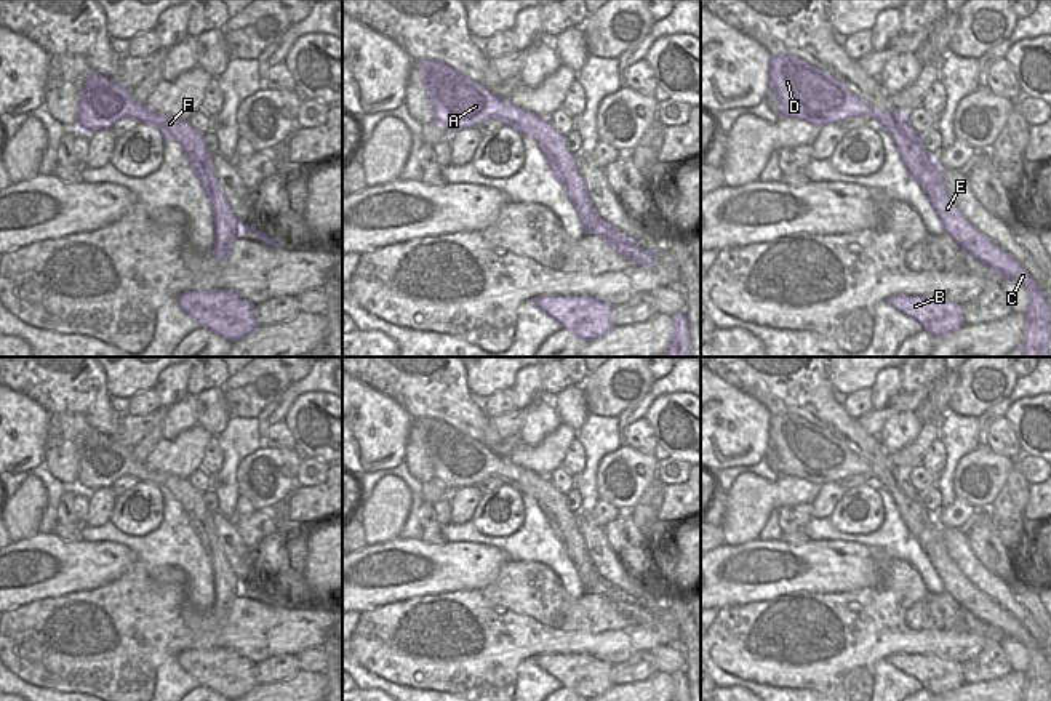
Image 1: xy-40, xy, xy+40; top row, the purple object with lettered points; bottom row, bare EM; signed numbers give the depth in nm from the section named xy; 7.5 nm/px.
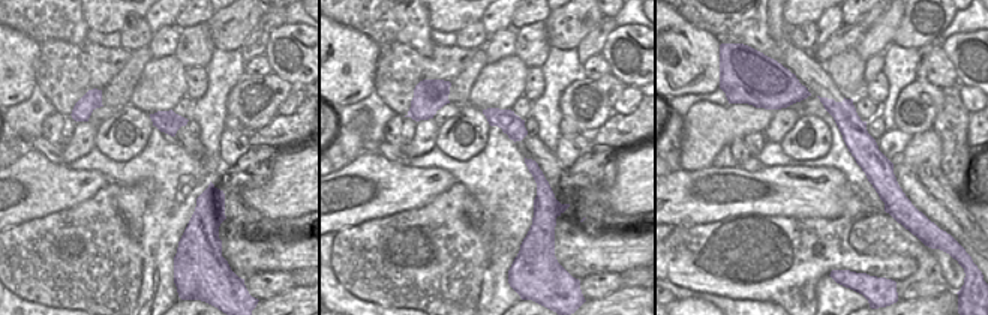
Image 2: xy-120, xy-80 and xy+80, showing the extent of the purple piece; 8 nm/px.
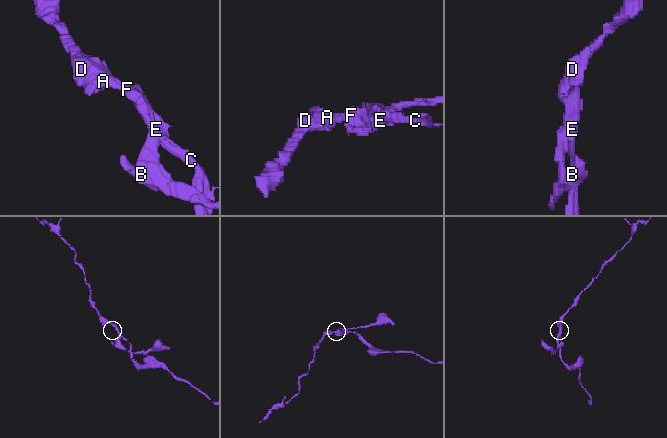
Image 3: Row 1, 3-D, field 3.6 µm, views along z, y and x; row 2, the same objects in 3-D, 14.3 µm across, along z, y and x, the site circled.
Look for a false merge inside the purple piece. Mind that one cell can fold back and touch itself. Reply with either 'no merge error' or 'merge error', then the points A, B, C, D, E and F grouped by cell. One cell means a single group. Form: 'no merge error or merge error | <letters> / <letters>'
merge error | A B D F / C E

